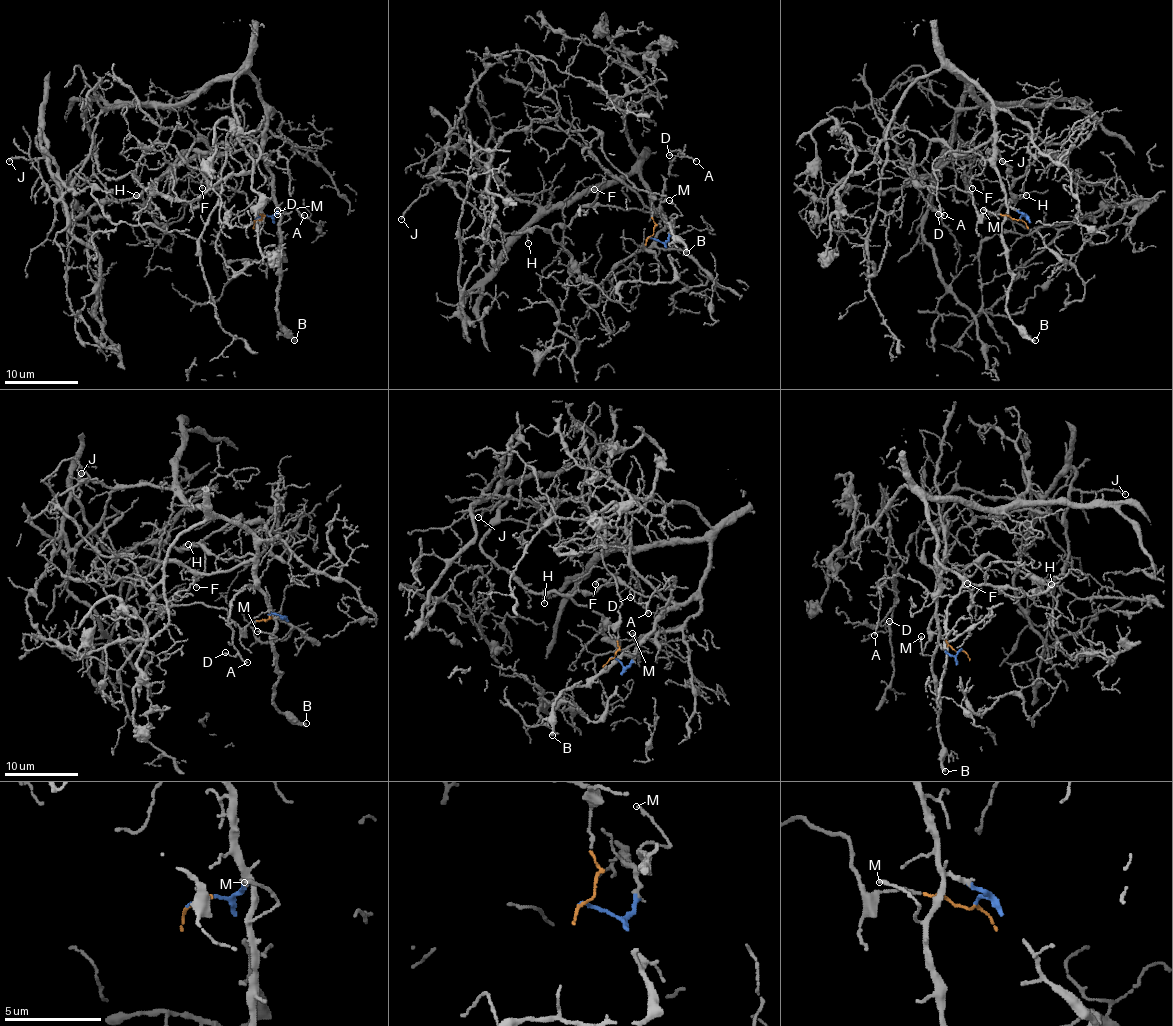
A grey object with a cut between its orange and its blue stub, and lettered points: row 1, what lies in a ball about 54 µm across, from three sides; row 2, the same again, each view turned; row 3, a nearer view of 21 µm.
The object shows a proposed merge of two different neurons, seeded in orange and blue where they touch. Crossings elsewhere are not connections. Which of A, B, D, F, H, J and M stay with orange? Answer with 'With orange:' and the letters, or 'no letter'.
With orange: F, H, J

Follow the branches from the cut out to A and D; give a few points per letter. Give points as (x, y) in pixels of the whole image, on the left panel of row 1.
A: (258, 218), (271, 216), (278, 209), (267, 161), (273, 151), (288, 161), (291, 199), (304, 214)
D: (258, 218), (271, 216), (278, 209), (267, 161), (273, 151), (288, 162), (293, 209), (286, 214), (276, 214)

